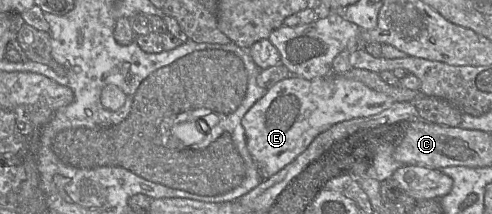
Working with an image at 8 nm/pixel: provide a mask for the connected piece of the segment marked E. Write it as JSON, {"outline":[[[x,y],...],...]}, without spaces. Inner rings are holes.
{"outline":[[[331,73],[306,80],[291,75],[273,85],[243,116],[247,149],[263,180],[270,178],[304,152],[320,133],[339,122],[377,115],[394,99],[360,81]]]}

